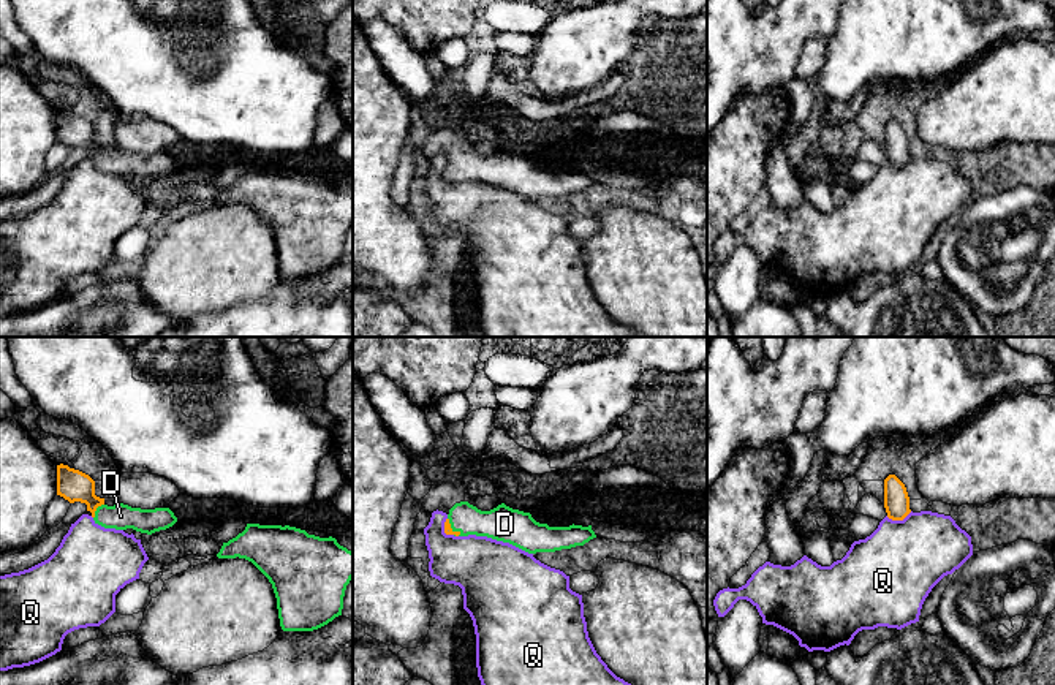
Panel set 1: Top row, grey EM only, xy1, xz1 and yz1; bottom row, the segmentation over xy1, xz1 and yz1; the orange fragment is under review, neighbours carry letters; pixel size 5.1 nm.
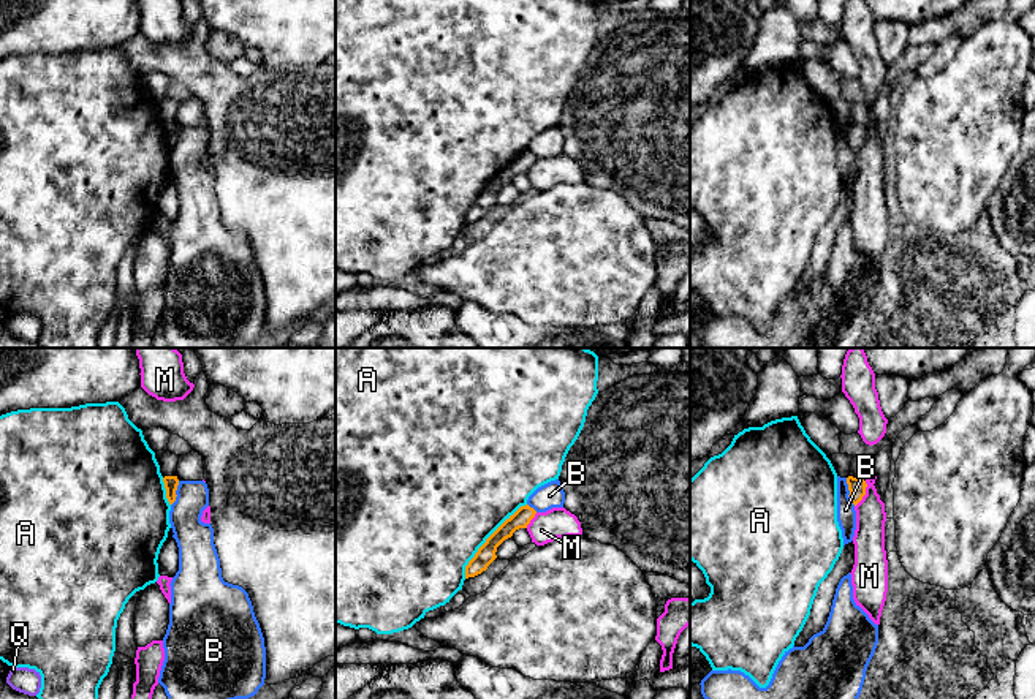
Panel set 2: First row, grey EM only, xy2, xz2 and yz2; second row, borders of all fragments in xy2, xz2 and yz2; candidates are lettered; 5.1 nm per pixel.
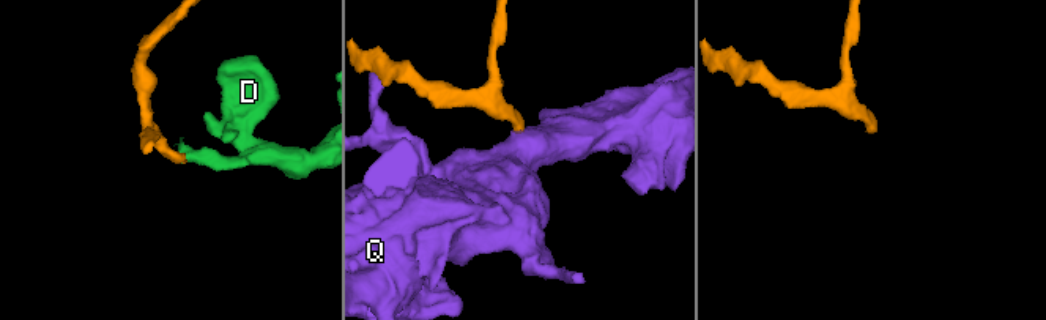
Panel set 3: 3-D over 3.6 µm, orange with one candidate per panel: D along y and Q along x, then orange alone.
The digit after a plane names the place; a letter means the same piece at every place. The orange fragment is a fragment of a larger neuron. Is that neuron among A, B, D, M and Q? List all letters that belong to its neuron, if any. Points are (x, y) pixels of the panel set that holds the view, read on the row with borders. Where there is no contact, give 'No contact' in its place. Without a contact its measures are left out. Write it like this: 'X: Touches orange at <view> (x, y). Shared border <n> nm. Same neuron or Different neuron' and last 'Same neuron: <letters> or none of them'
A: Touches orange at xz2 (486, 540). Shared border 500 nm. Different neuron
B: Touches orange at yz2 (850, 492). Shared border 150 nm. Different neuron
D: Touches orange at xy1 (95, 510). Shared border 90 nm. Same neuron
M: Touches orange at yz2 (864, 494). Shared border 150 nm. Different neuron
Q: Touches orange at yz1 (899, 519). Shared border 140 nm. Different neuron
Same neuron: D

